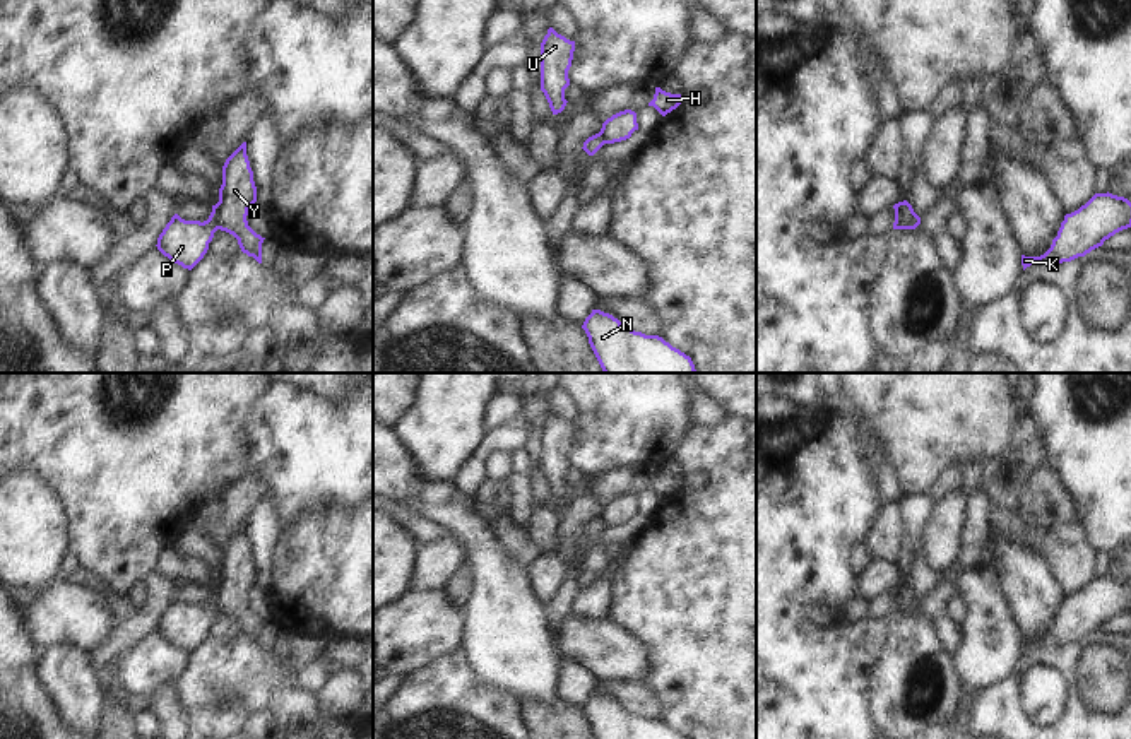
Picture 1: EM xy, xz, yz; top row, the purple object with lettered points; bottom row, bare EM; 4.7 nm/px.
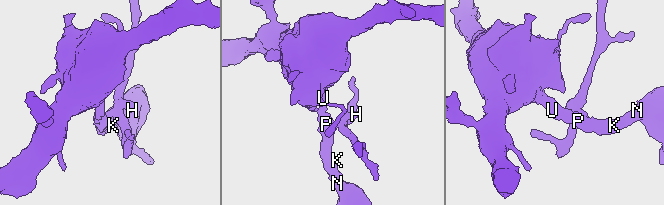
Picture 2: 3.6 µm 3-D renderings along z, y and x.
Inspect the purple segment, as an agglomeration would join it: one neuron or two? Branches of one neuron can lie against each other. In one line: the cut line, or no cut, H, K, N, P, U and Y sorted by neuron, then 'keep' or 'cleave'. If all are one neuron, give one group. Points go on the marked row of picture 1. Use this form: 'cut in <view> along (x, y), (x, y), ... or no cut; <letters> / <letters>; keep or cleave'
cut in yz along (905, 201), (904, 223), (899, 228); H Y / K N P U; cleave

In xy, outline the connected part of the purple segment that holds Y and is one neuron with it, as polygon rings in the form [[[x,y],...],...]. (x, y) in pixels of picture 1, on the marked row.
[[[243,142],[222,166],[222,185],[216,204],[216,224],[221,231],[233,234],[243,253],[262,263],[262,243],[246,221],[248,209],[257,202],[253,171]]]

